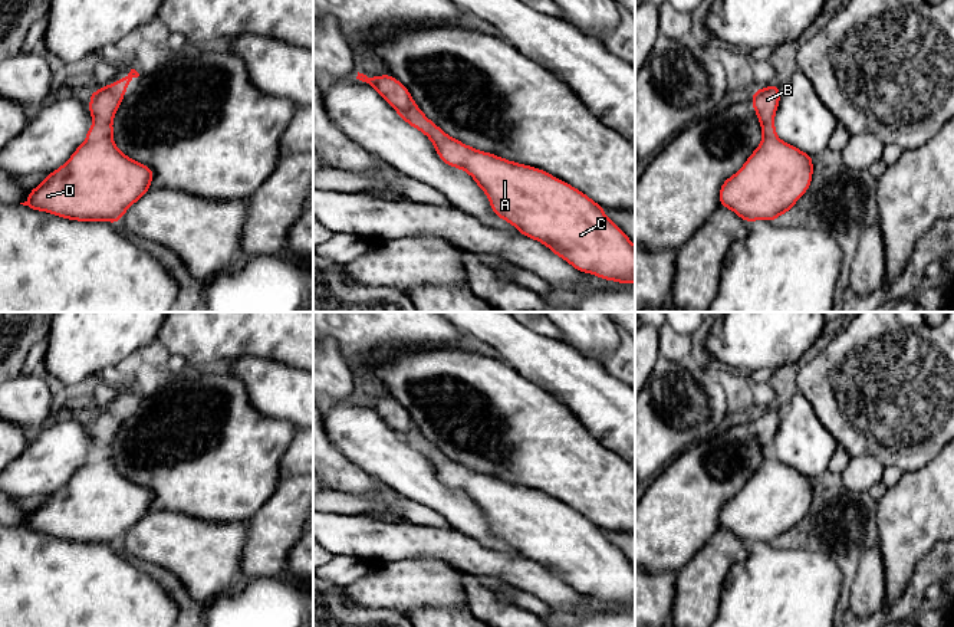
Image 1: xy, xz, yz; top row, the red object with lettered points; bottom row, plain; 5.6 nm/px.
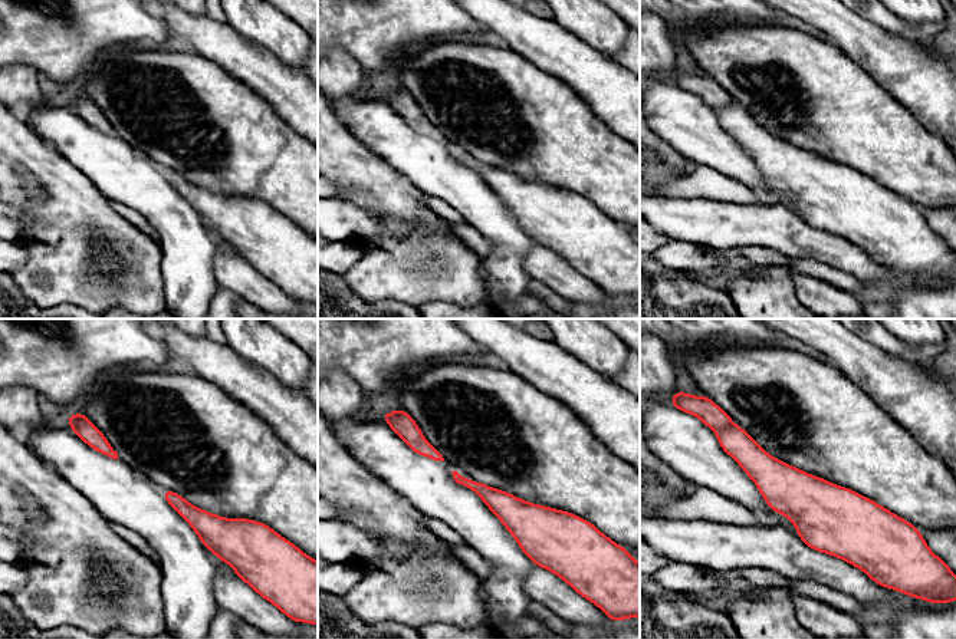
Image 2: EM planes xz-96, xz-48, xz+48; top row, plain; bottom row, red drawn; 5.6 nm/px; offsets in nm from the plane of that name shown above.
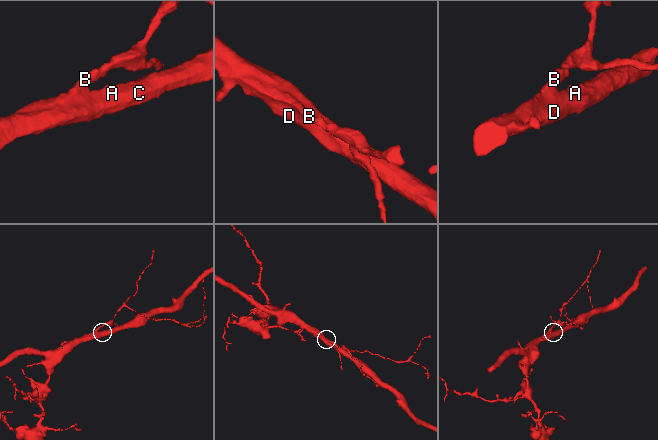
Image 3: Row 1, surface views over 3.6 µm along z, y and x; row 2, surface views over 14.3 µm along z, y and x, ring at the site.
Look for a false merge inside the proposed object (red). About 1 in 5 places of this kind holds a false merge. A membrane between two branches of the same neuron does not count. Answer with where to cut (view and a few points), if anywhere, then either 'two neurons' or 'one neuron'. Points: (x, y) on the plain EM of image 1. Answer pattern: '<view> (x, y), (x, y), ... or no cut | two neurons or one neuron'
xz (401, 430), (400, 435), (407, 442), (415, 442), (417, 449) | two neurons

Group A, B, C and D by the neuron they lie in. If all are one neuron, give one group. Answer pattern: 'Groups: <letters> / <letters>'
Groups: A C D / B

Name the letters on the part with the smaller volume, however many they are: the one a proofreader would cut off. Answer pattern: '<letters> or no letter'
B

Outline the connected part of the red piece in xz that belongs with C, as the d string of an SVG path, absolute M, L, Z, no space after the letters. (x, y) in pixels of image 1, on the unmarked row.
M415 429L399 434L405 443L420 444L417 452L431 462L438 479L447 488L468 495L488 519L493 535L513 546L520 557L543 565L579 594L621 607L635 605L635 568L606 539L603 529L586 516L543 492L504 482L451 460Z

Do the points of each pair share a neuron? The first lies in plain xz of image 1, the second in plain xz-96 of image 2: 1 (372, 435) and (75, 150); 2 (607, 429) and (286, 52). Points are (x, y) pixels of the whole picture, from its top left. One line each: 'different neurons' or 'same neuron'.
1: same neuron
2: different neurons

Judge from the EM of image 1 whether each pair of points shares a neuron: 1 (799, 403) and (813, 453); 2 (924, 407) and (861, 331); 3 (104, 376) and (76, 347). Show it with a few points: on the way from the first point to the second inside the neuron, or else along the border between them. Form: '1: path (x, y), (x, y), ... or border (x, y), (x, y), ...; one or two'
1: path (799, 416), (802, 440); one
2: path (905, 388), (875, 357), (875, 350); one
3: border (115, 365), (107, 365), (94, 374); two

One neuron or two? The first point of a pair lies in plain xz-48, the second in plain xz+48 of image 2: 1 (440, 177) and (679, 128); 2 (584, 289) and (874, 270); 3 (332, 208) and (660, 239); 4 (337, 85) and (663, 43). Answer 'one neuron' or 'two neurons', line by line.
1: one neuron
2: one neuron
3: two neurons
4: one neuron

